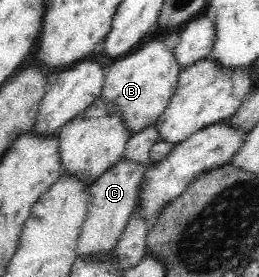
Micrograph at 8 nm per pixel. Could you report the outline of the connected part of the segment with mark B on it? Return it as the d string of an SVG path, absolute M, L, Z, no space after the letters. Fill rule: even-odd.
M158 31L155 36L142 39L140 45L129 54L111 61L100 97L122 114L126 130L130 130L130 137L151 123L156 123L176 91L182 70L174 50L166 47L169 34Z

